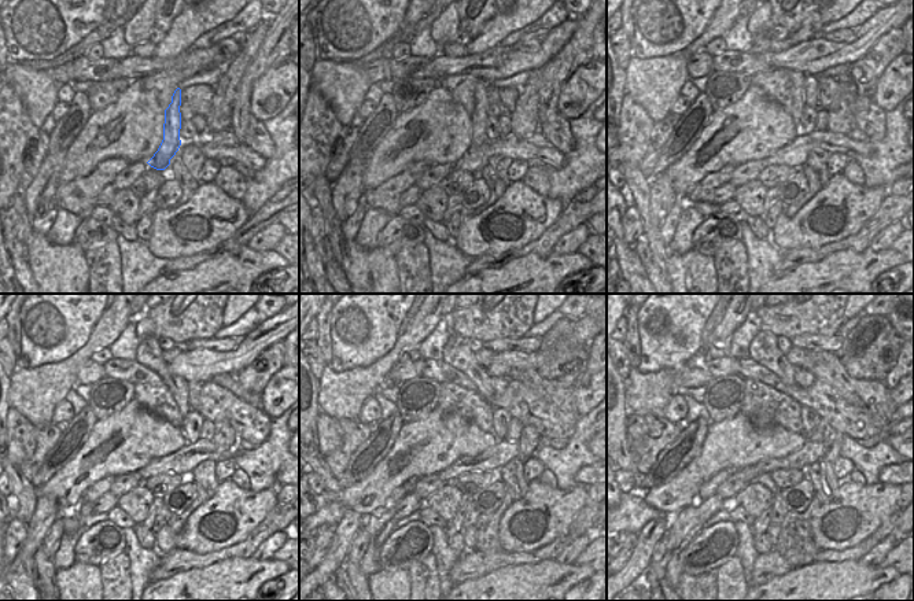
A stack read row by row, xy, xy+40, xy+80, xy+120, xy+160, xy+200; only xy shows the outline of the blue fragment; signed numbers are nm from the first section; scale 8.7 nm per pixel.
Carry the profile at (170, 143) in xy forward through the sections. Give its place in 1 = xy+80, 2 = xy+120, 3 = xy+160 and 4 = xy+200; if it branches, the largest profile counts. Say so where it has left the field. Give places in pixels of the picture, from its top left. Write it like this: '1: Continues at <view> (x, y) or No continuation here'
1: Continues at xy+80 (796, 80)
2: Continues at xy+120 (150, 354)
3: Continues at xy+160 (456, 351)
4: Continues at xy+200 (763, 349).

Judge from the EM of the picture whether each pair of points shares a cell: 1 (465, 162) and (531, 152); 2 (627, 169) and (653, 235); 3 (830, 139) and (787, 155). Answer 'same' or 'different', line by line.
1: same
2: same
3: same

